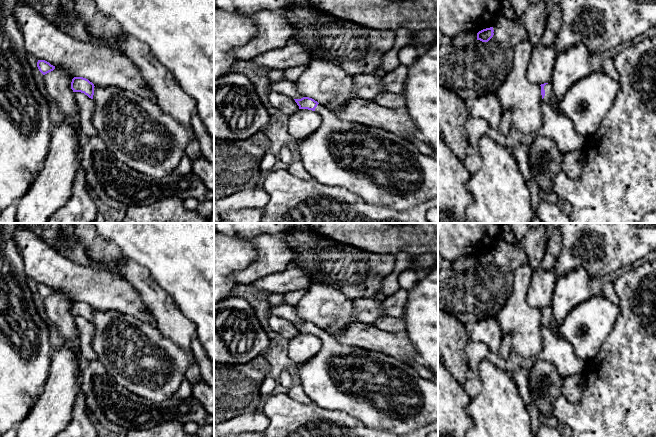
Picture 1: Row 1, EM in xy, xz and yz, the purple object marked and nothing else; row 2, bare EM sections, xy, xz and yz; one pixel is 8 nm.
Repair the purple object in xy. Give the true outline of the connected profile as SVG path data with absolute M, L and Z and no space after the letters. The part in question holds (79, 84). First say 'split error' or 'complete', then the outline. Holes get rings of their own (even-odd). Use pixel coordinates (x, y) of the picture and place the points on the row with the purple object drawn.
complete | M74 77L71 82L71 89L73 92L81 92L93 99L94 84L83 77Z

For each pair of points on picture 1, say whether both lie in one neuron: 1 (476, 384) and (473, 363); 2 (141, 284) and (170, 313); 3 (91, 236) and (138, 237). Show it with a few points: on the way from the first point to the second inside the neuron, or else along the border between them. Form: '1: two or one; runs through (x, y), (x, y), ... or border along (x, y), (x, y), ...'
1: one; runs through (473, 379), (473, 368)
2: one; runs through (148, 291), (163, 306)
3: two; border along (98, 233), (110, 240), (120, 250)

